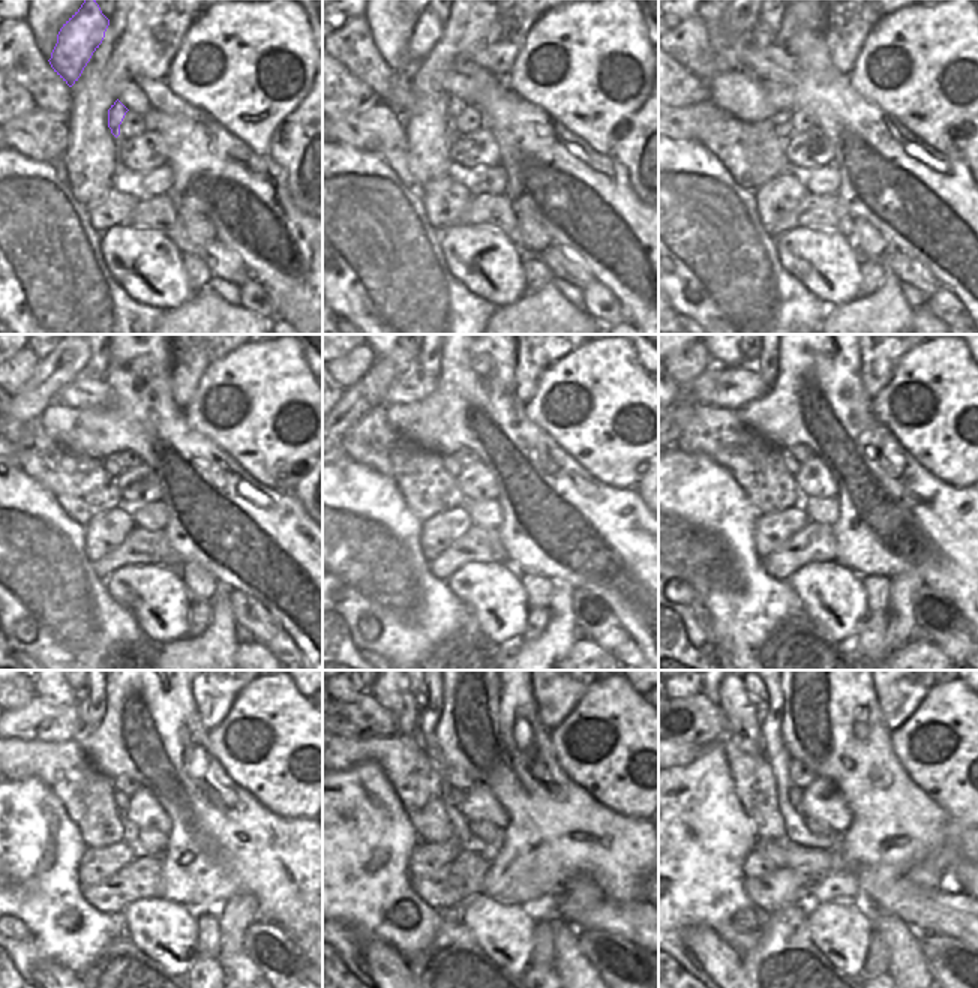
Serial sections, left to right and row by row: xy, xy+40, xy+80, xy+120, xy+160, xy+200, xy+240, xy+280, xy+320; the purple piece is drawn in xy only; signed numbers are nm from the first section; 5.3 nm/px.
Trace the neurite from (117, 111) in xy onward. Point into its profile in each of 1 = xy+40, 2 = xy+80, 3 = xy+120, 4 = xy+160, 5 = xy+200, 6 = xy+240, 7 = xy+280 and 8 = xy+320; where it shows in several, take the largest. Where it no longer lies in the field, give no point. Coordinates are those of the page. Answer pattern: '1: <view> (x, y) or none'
1: xy+40 (452, 116)
2: xy+80 (783, 129)
3: xy+120 (111, 464)
4: xy+160 (450, 465)
5: xy+200 (789, 464)
6: xy+240 (120, 801)
7: xy+280 (456, 796)
8: xy+320 (794, 793)

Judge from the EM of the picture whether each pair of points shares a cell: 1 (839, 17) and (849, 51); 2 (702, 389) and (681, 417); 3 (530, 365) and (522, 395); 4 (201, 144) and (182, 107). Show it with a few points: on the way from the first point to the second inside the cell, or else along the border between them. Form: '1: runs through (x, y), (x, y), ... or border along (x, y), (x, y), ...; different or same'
1: runs through (845, 26), (845, 42); same
2: border along (680, 396), (696, 404); different
3: runs through (528, 372), (525, 387); same
4: border along (207, 117), (161, 117), (155, 123); different

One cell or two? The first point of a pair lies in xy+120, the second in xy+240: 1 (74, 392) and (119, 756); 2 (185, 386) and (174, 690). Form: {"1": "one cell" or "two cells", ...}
{"1": "two cells", "2": "two cells"}

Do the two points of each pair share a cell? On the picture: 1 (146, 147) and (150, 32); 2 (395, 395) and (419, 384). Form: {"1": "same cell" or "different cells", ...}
{"1": "different cells", "2": "same cell"}

